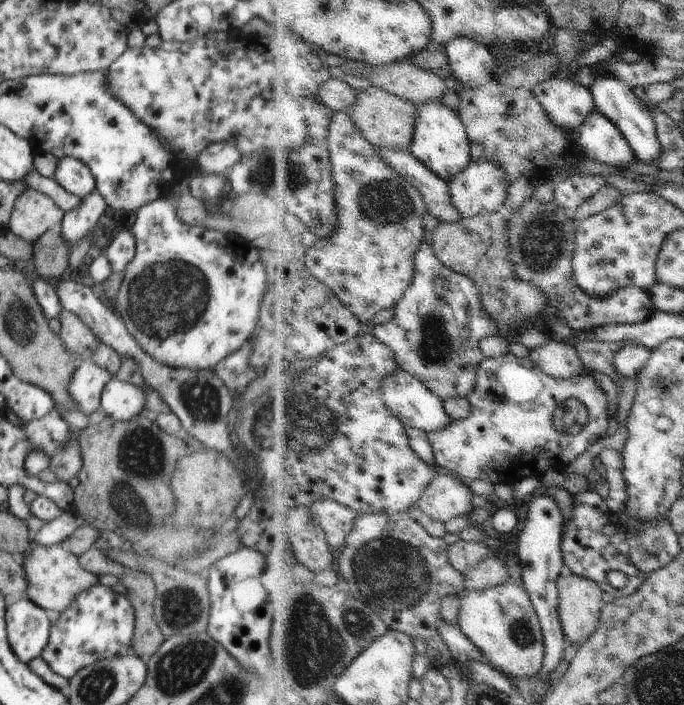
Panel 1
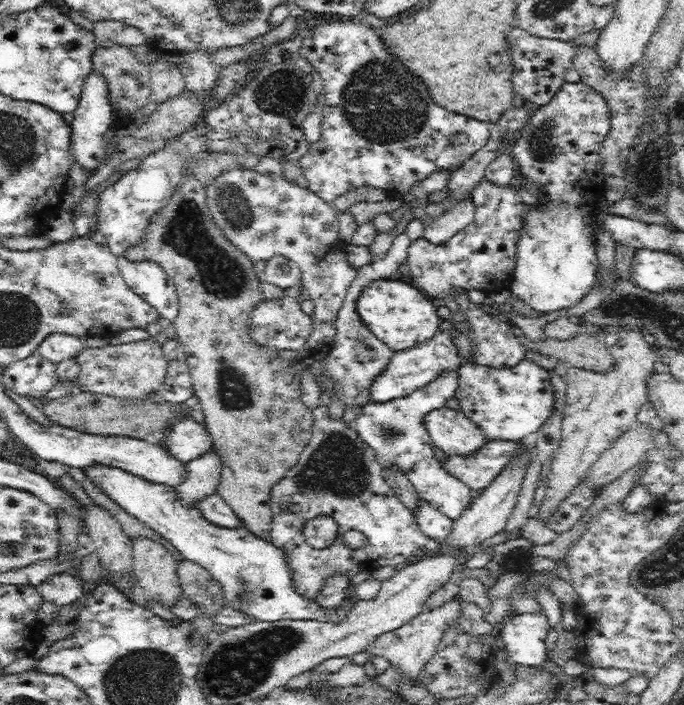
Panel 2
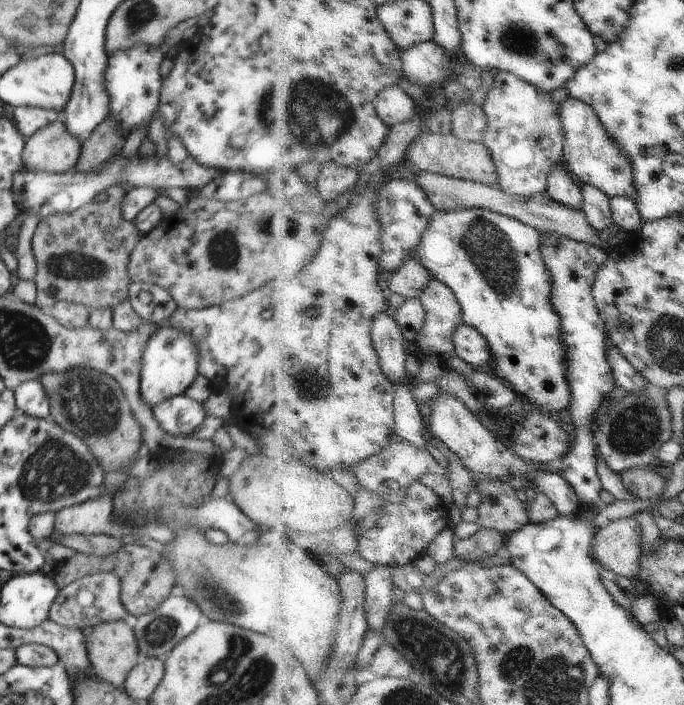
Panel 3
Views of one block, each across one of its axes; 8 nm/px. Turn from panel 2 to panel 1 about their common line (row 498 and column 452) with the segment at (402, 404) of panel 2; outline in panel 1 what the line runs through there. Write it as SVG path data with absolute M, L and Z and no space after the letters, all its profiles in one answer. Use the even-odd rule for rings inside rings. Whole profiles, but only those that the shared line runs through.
M512 353L498 357L487 358L478 373L478 386L469 398L473 404L472 414L464 420L454 421L448 428L429 433L433 440L437 464L458 473L470 480L484 479L493 484L514 484L530 477L540 478L554 468L566 470L570 462L576 462L582 454L586 454L600 438L606 438L613 433L615 418L610 416L610 400L602 384L591 373L571 379L559 379L548 374L533 359L519 358ZM571 398L580 399L589 408L590 422L577 435L563 435L557 431L554 424L554 413L562 402Z

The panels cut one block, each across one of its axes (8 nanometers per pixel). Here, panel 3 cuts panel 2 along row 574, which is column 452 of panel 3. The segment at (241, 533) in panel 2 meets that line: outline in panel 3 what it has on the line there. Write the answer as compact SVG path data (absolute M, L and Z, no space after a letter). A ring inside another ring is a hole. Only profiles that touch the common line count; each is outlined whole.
M466 209L434 215L416 258L457 294L465 310L465 323L482 331L490 341L493 361L489 369L515 386L518 394L550 412L562 412L573 405L569 379L569 350L565 341L563 316L554 304L555 278L547 263L542 233L528 223L490 209Z

